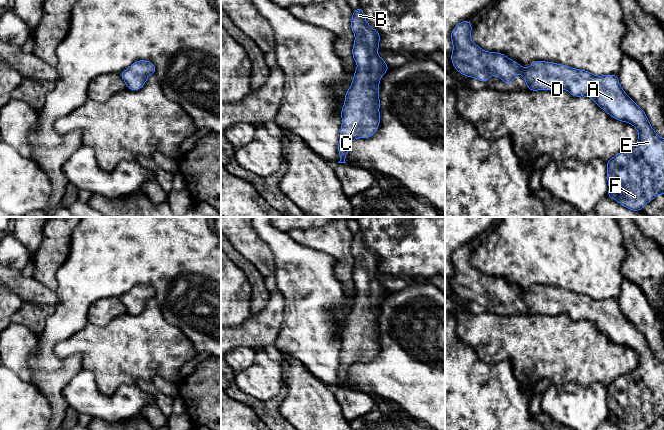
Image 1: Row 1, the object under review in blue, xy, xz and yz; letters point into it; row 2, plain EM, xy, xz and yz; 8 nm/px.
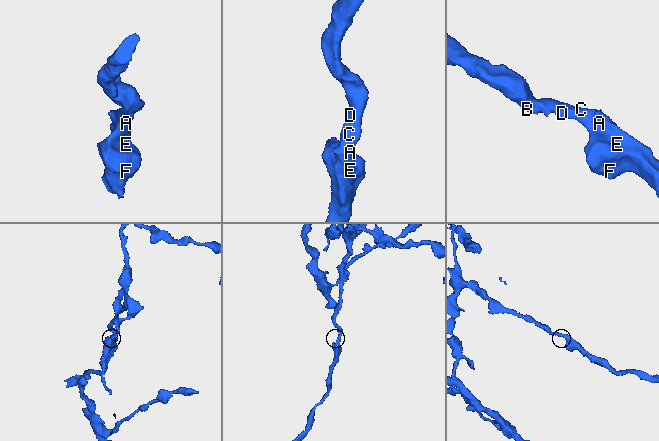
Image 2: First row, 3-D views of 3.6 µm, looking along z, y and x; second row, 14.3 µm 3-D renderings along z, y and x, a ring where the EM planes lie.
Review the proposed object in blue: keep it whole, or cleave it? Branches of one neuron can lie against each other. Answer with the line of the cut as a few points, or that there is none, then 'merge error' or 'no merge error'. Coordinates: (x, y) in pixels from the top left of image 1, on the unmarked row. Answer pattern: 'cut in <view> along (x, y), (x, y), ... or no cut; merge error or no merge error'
no cut; no merge error

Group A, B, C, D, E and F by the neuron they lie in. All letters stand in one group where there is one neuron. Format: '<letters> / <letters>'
A B C D E F

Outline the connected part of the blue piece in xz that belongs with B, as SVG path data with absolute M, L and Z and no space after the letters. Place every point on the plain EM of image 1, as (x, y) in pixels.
M360 231L353 235L351 252L355 258L353 282L359 290L341 334L338 369L341 383L338 387L346 387L350 366L355 362L368 362L377 355L380 346L379 304L389 293L384 283L377 279L380 258L366 246Z

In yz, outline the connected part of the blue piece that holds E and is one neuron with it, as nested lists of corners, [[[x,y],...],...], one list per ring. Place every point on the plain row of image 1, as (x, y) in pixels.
[[[469,244],[459,247],[451,256],[453,276],[451,284],[453,290],[464,300],[477,302],[486,306],[491,299],[496,298],[506,309],[514,304],[519,296],[526,305],[528,314],[559,314],[566,313],[575,321],[587,320],[592,322],[611,341],[631,347],[639,356],[637,367],[630,373],[620,376],[607,385],[607,403],[609,408],[608,421],[617,424],[622,430],[644,430],[659,418],[664,418],[664,363],[659,361],[649,348],[645,336],[623,315],[619,308],[617,299],[595,300],[588,295],[574,293],[565,289],[552,286],[535,285],[530,291],[523,292],[517,286],[507,282],[502,277],[486,276],[471,265],[472,249]]]

